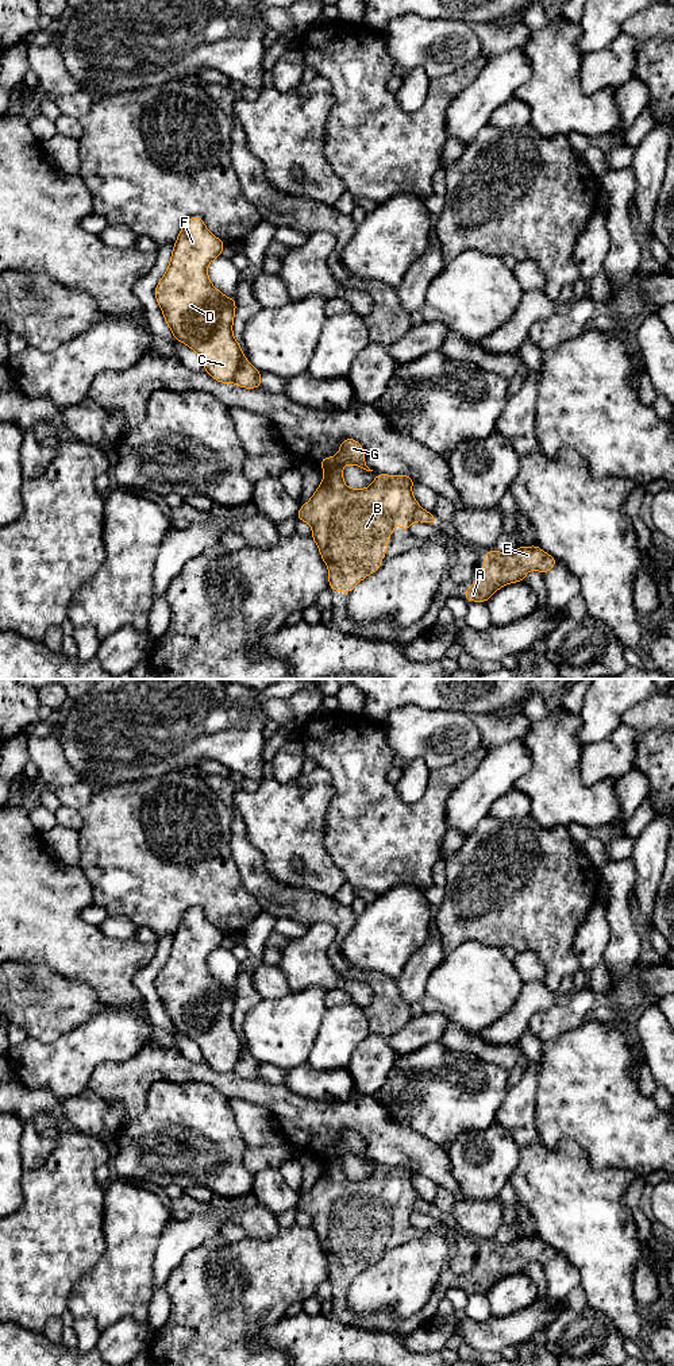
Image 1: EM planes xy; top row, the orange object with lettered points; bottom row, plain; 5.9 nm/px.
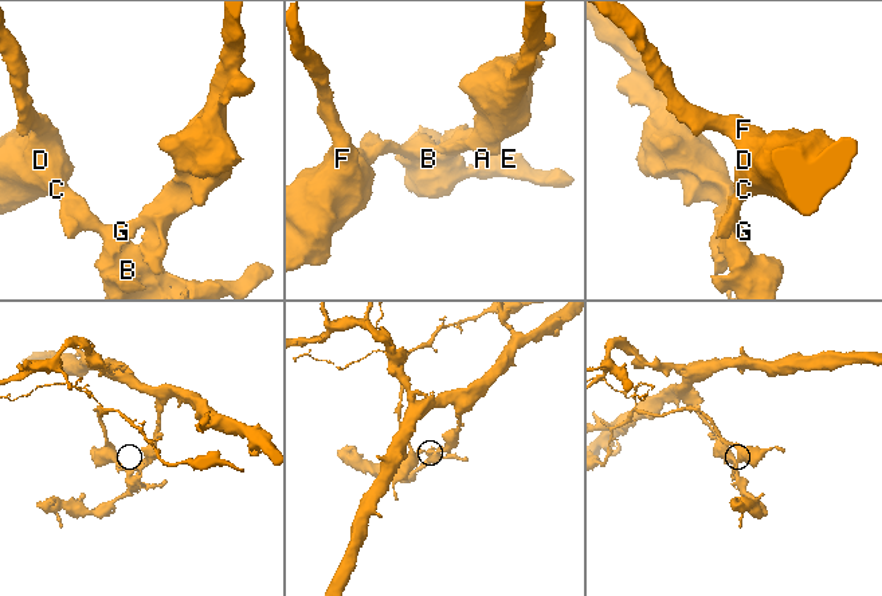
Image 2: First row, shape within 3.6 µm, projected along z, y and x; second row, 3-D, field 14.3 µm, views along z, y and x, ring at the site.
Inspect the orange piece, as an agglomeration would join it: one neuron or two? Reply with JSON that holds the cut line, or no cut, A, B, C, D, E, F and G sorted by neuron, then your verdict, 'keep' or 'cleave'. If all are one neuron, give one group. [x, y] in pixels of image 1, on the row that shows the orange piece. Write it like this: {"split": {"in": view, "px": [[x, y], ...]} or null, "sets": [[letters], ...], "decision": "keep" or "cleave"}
{"split": {"in": "xy", "px": [[243, 357], [231, 381]]}, "sets": [["A", "B", "E", "G"], ["C", "D", "F"]], "decision": "cleave"}

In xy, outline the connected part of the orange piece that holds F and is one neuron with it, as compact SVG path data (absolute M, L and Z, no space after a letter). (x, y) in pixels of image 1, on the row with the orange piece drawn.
M188 219L174 243L169 267L154 290L173 336L195 350L205 373L222 383L232 382L244 358L232 333L236 302L217 290L208 278L208 263L222 255L224 244L208 231L203 219Z

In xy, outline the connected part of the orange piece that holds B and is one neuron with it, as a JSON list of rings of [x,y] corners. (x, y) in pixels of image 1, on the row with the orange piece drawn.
[[[344,439],[335,456],[319,463],[323,481],[296,517],[312,526],[311,536],[328,567],[331,590],[350,593],[381,567],[396,522],[404,530],[413,521],[438,524],[416,502],[409,475],[380,474],[366,489],[346,486],[342,475],[346,464],[373,471],[365,463],[363,447],[354,439]]]

